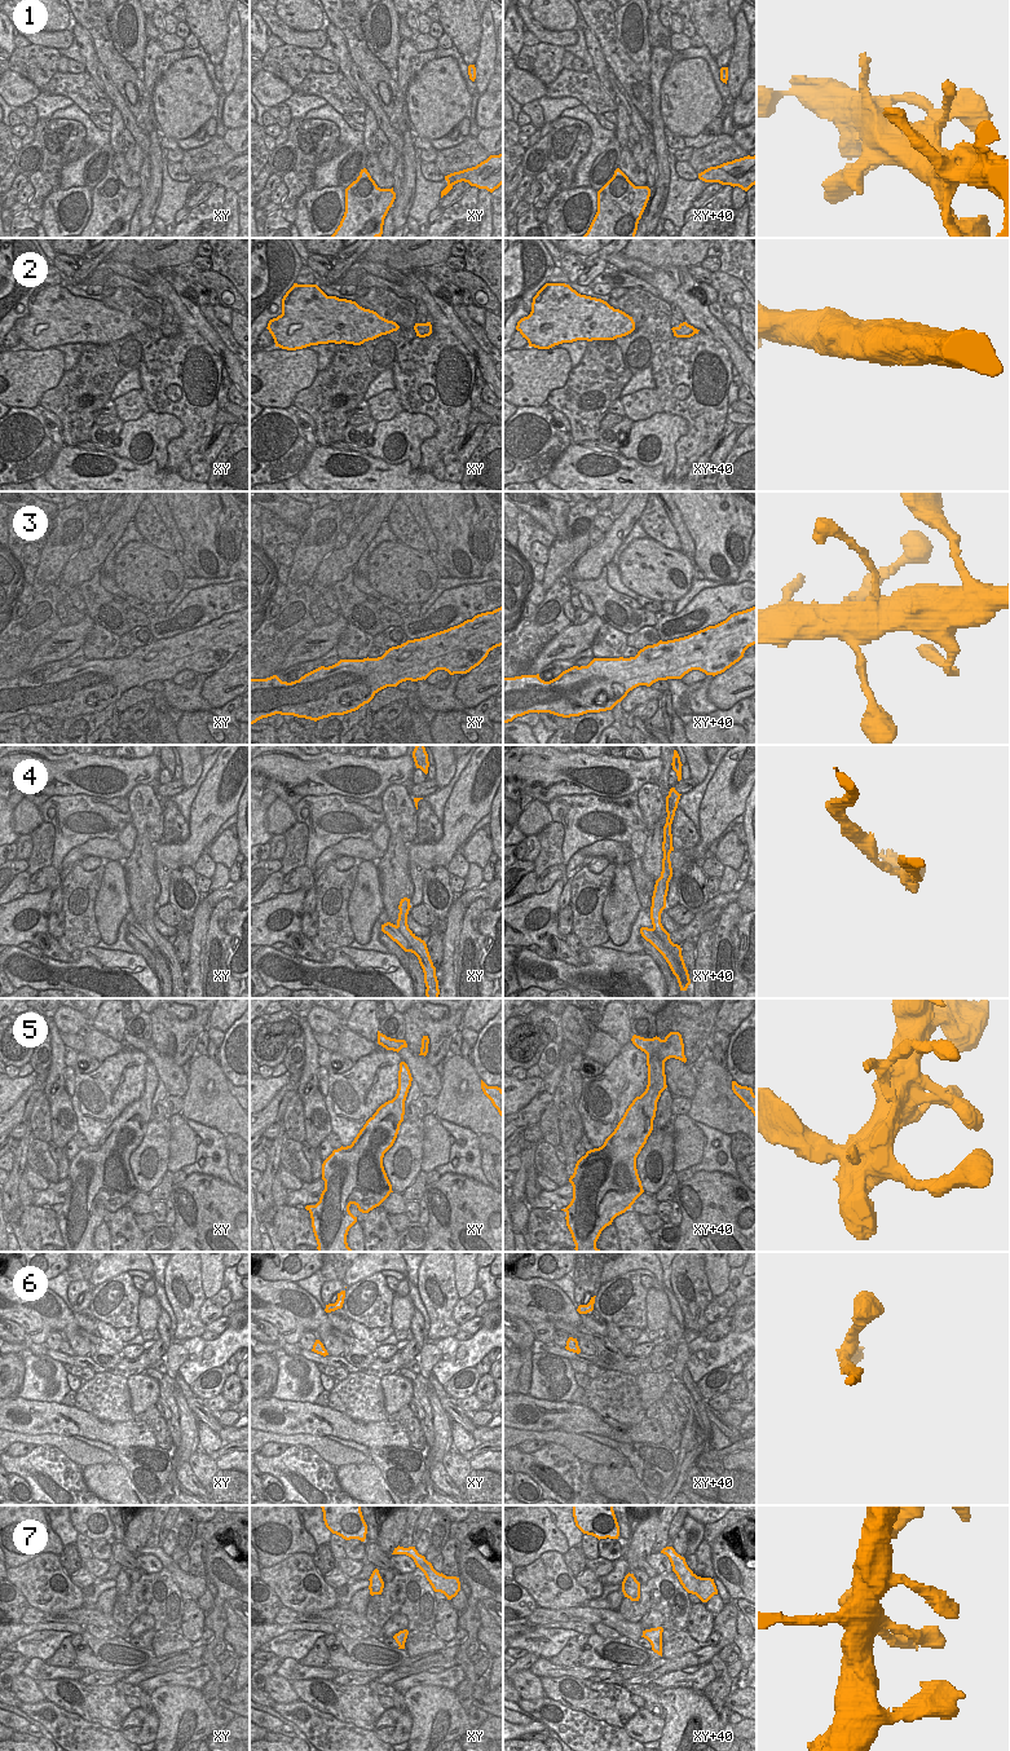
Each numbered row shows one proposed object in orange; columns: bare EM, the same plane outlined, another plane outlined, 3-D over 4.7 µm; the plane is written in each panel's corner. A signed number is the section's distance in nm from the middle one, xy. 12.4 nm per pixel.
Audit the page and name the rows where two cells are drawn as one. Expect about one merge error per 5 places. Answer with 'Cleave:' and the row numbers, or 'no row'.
Cleave: 4

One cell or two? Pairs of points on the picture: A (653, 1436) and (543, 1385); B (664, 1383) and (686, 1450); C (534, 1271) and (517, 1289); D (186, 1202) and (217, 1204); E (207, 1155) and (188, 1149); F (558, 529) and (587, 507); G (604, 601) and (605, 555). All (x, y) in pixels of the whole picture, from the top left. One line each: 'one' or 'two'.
A: two
B: two
C: two
D: one
E: two
F: two
G: two

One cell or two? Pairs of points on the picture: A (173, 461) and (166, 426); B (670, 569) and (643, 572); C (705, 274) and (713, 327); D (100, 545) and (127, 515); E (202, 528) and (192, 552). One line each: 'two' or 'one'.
A: two
B: one
C: two
D: one
E: one

